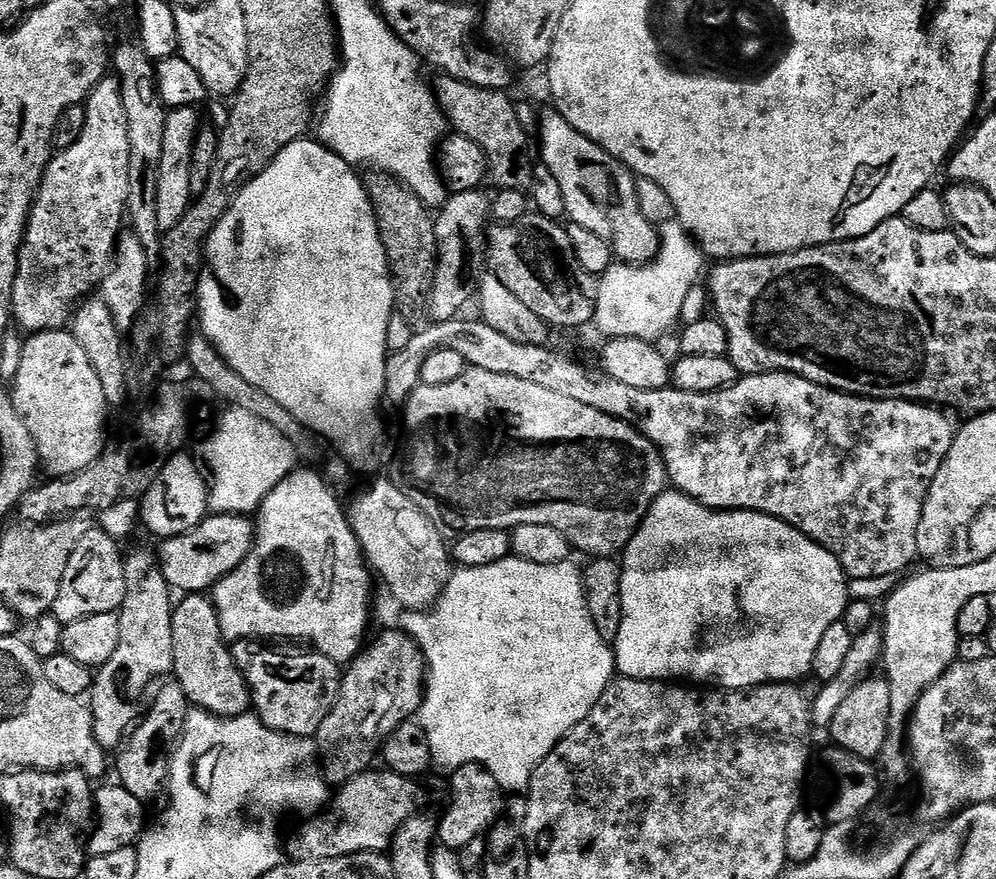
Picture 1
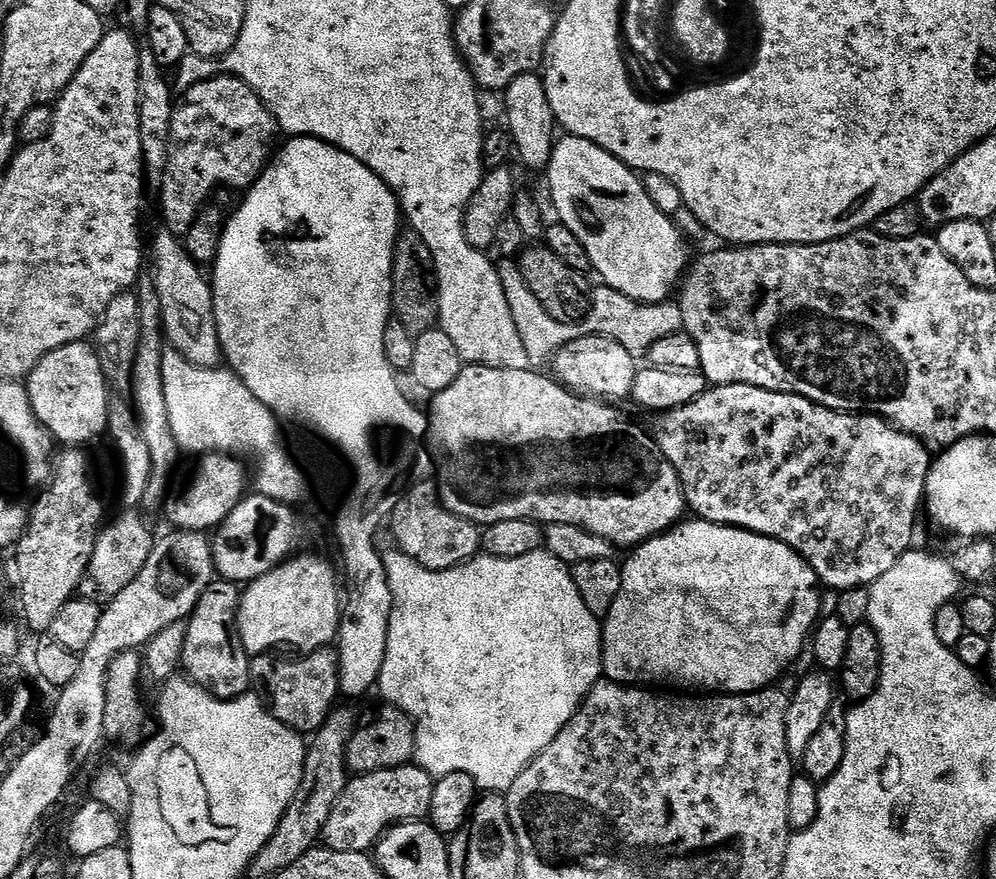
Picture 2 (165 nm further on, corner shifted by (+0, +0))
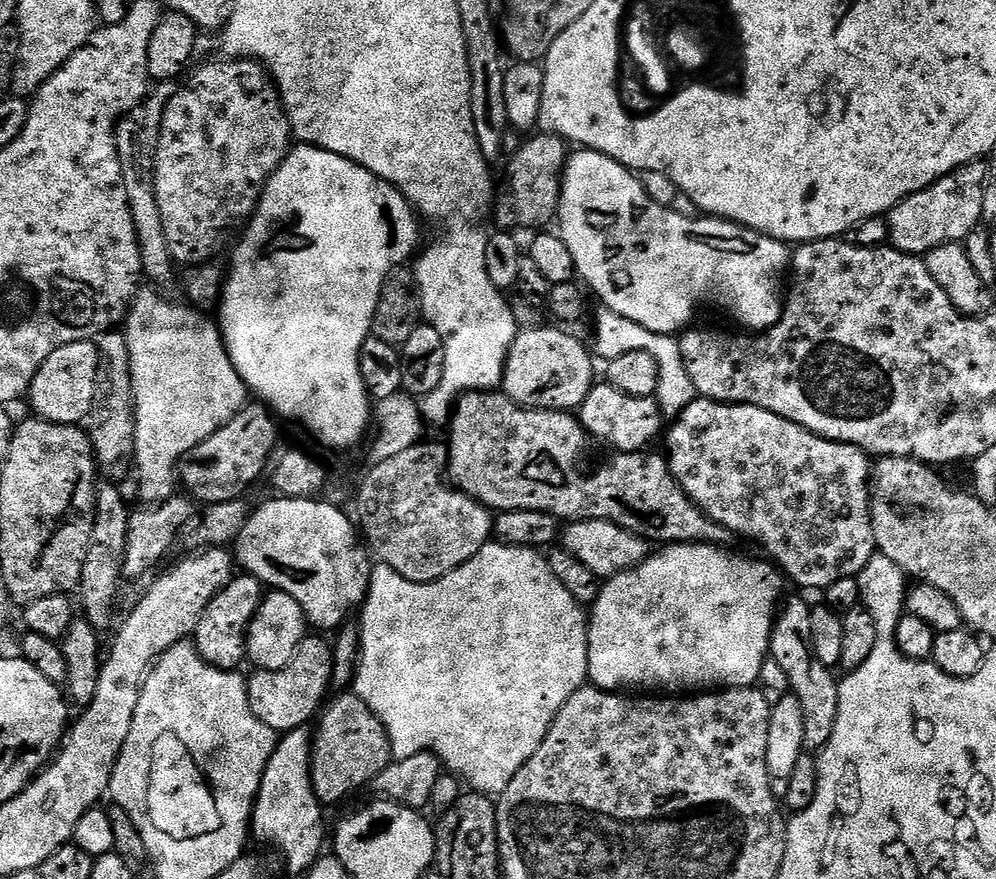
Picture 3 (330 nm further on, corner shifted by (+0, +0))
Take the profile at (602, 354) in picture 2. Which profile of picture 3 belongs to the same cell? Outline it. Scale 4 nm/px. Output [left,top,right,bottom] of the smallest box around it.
[502,326,598,413]

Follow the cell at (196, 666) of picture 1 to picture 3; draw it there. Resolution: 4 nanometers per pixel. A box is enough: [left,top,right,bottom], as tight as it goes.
[194,574,261,672]

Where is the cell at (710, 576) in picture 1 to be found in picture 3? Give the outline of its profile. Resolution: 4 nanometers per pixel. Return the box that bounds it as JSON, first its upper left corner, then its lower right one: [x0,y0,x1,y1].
[588,544,786,694]

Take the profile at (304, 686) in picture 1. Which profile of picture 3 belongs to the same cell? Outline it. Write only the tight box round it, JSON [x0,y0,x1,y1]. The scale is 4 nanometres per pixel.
[247,635,334,734]

